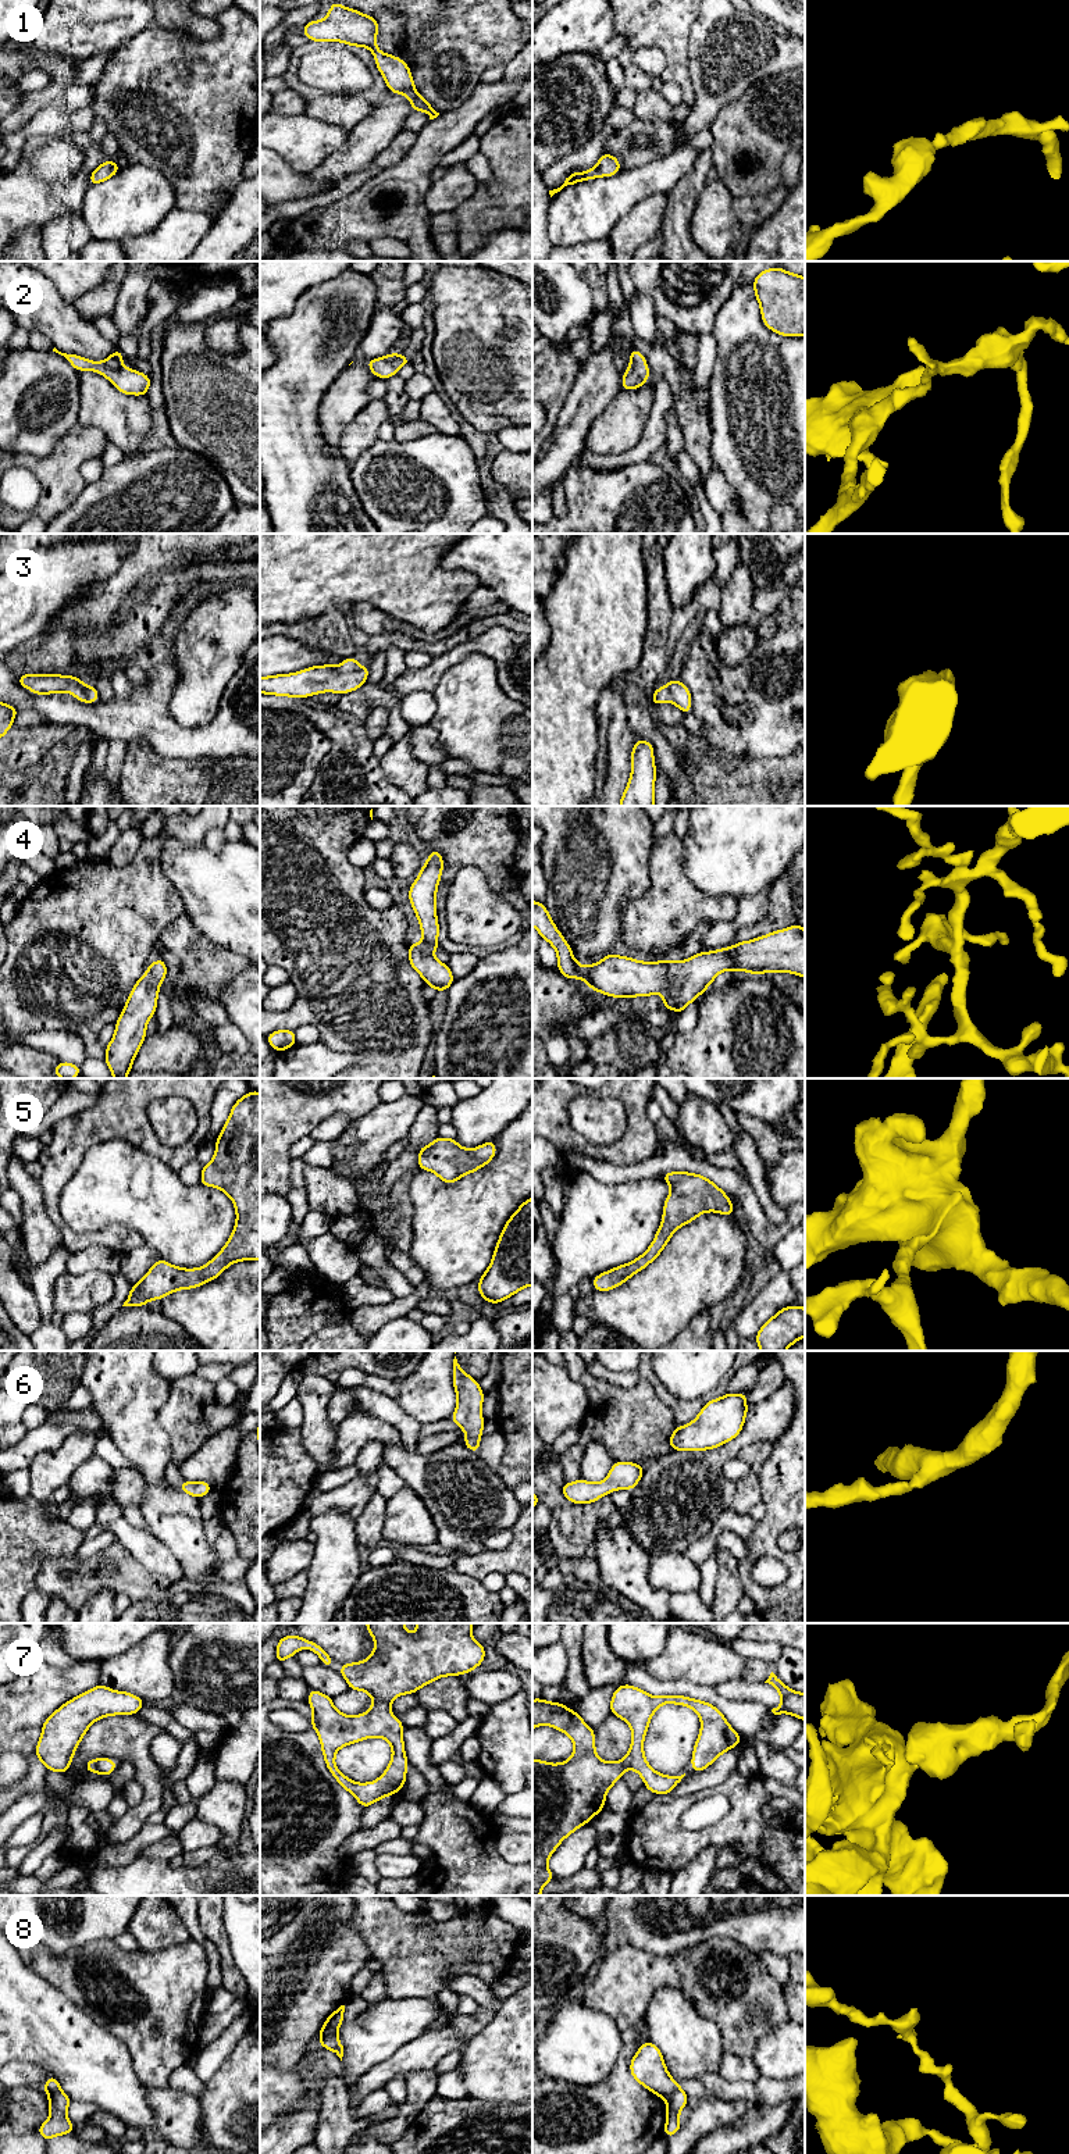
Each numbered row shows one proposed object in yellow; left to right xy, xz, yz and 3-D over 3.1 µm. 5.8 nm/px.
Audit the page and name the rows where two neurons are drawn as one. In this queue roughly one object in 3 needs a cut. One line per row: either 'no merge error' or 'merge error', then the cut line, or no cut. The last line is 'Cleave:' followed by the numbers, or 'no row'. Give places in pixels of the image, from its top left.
1: no merge error | no cut
2: no merge error | no cut
3: no merge error | no cut
4: no merge error | no cut
5: no merge error | no cut
6: no merge error | no cut
7: no merge error | no cut
8: merge error | xz (335, 2032), (319, 2040)
Cleave: 8

